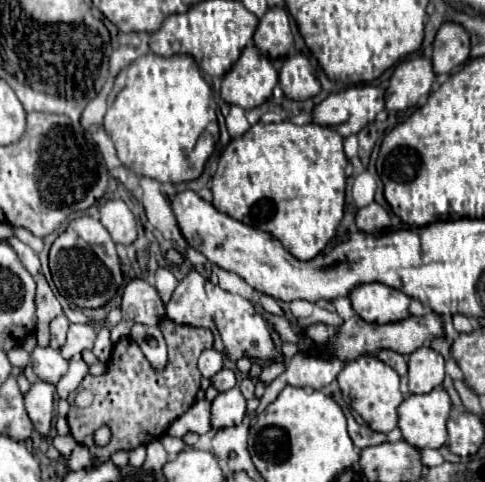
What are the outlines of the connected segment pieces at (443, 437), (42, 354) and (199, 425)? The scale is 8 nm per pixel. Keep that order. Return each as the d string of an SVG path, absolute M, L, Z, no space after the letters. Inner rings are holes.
M443 388L427 394L411 394L399 406L403 438L417 448L441 448L447 444L447 420L451 398Z
M35 346L31 352L31 368L41 380L57 384L57 380L67 372L67 366L69 362L51 346Z
M201 398L193 404L193 408L189 408L189 412L185 412L185 416L179 416L171 428L167 430L169 436L185 436L187 432L197 432L197 434L207 434L213 430L211 426L211 402Z

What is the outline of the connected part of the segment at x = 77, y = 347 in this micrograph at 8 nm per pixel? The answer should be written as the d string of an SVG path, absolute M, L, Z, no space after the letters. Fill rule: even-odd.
M71 324L67 332L67 342L61 348L61 354L71 360L75 354L81 354L85 348L93 348L95 330L89 324Z

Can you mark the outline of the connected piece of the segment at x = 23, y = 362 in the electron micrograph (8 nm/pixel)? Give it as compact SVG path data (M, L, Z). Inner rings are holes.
M17 346L17 348L9 350L7 358L9 358L9 362L13 366L19 366L19 368L27 368L29 366L29 352L23 346Z

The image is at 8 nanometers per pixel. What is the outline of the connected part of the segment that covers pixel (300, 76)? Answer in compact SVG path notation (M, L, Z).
M295 54L283 60L279 70L279 86L291 100L307 100L321 90L321 84L313 76L311 64L303 54Z

